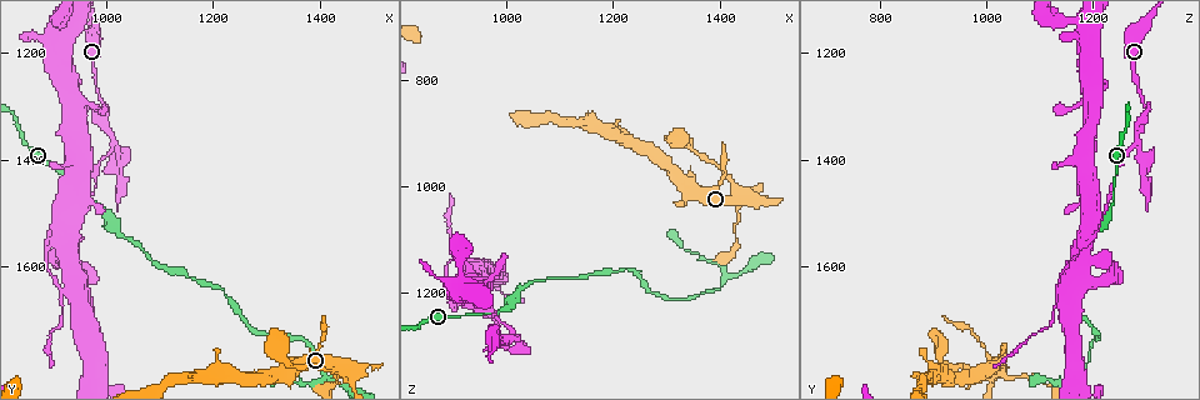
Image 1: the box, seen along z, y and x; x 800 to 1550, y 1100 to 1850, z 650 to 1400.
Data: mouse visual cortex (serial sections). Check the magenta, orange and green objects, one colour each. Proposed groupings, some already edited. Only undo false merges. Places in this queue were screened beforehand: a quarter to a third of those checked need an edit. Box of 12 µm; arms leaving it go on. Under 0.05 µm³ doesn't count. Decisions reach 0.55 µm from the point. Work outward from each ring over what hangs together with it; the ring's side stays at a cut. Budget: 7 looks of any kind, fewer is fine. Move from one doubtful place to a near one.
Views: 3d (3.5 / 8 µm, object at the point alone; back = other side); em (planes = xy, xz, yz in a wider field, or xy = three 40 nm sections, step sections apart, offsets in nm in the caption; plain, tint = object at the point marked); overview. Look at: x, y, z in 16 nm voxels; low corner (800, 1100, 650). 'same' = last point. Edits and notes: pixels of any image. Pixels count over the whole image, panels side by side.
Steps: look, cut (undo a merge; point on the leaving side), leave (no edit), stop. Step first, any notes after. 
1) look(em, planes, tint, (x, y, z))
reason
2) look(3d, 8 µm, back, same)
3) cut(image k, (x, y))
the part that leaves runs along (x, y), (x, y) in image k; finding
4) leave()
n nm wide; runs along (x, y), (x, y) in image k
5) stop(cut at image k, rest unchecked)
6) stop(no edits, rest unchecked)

look(3d, 3.5 µm, (1405, 1810, 1175))
abrupt turn

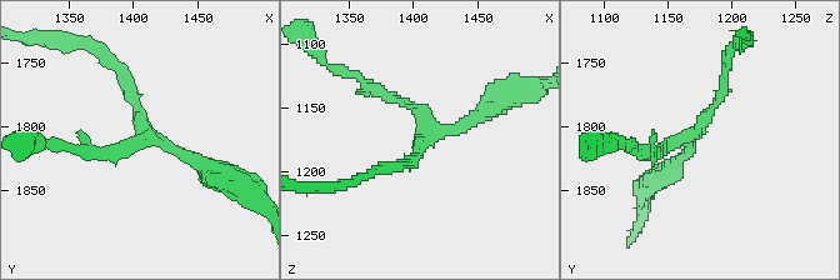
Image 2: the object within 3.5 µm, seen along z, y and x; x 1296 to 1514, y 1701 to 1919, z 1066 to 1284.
look(em, planes, tint, (1410, 1806, 1170))
3 arms; arms of 100, 150, 200 nm

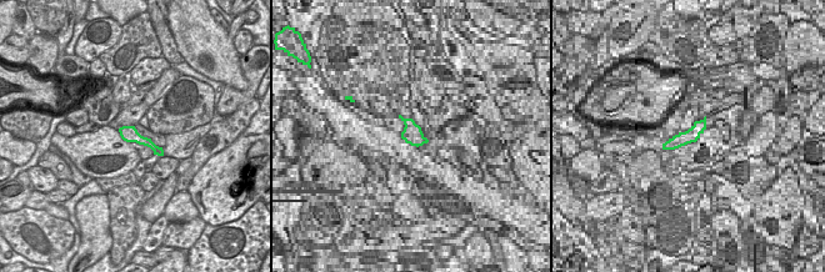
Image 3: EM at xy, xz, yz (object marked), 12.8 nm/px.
look(em, xy, step 3, tint, same)
another direction

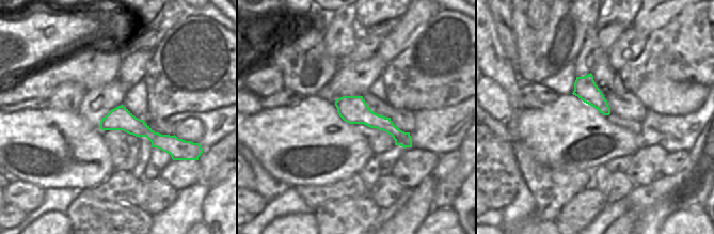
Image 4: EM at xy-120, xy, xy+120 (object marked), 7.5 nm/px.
leave()
runs along (116, 66), (146, 135), (211, 174) in image 2; one cell here

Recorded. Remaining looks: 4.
look(3d, 3.5 µm, (1010, 1365, 1280))
three-way junction

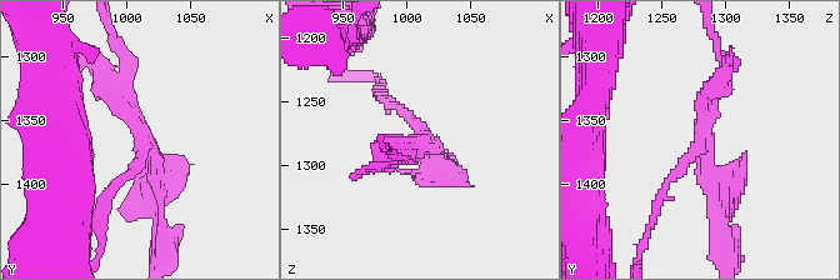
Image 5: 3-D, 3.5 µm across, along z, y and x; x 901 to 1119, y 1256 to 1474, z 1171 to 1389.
look(em, xy, step 3, plain, (1010, 1366, 1282))
need the tissue

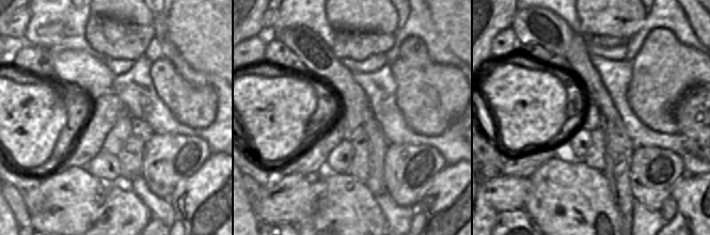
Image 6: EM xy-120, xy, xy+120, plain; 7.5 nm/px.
look(em, xy, step 3, tint, same)

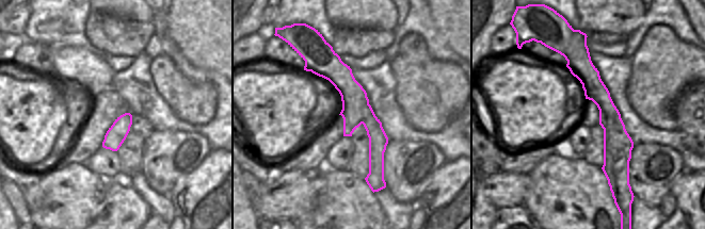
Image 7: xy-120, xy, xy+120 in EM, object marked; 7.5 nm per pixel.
cut(image 5, (449, 180))
arms of 150, 250, 300 nm; a second cell is stuck on

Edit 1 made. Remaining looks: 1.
stop(cut at image 5, rest unchecked)

